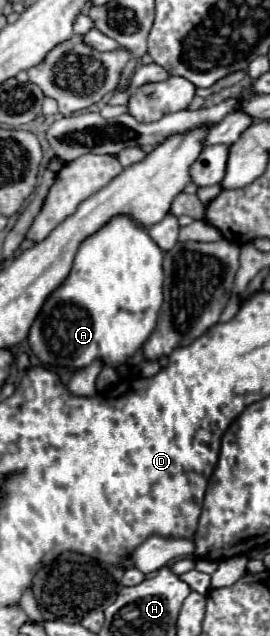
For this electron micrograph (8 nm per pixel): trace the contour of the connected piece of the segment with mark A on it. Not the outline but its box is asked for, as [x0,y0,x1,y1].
[29,217,163,369]

